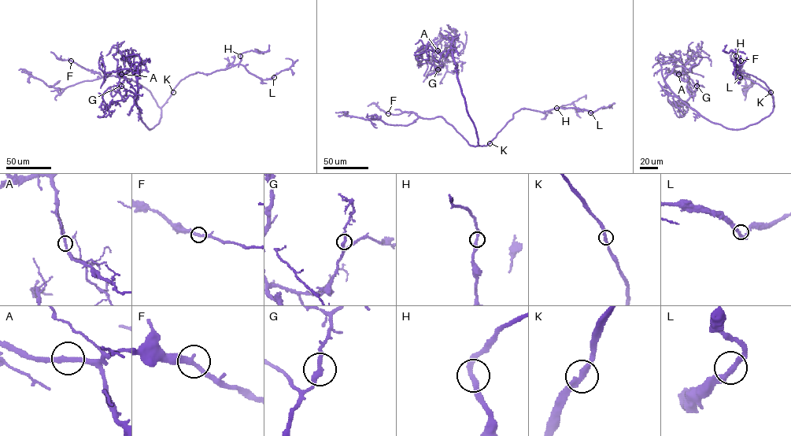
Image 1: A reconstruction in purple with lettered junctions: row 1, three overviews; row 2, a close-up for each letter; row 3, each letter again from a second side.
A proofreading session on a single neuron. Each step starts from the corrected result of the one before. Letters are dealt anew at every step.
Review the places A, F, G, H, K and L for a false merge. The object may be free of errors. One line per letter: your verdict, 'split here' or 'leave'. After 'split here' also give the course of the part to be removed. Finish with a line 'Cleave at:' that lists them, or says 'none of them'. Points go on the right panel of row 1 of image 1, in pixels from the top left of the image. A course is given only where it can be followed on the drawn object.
A: leave
F: leave
G: leave
H: leave
K: leave
L: leave
Cleave at: none of them

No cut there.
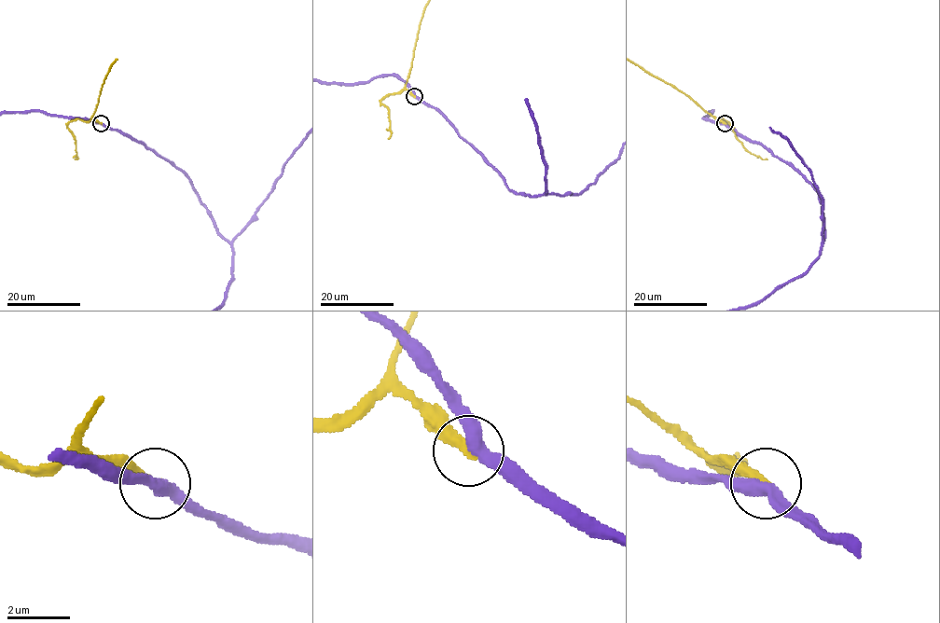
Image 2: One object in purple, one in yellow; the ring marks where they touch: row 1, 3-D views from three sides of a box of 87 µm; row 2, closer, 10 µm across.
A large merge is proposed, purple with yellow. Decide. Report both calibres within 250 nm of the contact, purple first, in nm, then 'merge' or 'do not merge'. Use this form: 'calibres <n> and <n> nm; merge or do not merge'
calibres 400 and 360 nm; do not merge

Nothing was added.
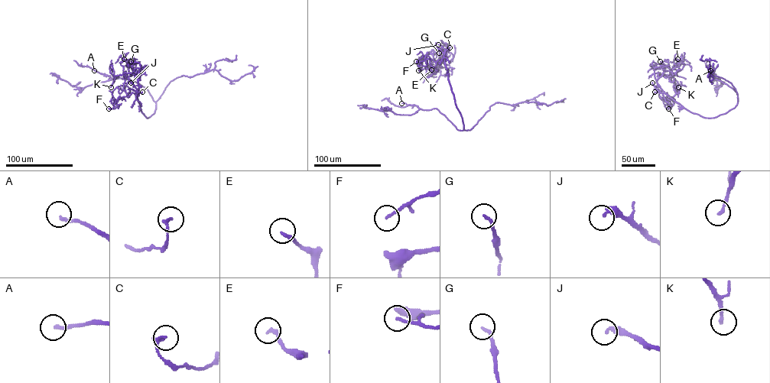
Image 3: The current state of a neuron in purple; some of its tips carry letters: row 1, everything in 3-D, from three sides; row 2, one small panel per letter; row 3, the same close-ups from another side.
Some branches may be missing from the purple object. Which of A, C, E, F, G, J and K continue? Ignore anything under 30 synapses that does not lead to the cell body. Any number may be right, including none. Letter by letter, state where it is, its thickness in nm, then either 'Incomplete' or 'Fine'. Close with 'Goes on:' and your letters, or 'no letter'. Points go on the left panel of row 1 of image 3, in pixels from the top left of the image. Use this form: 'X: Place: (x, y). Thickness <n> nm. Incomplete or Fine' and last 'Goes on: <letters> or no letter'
A: Place: (94, 70). Thickness 190 nm. Incomplete
C: Place: (142, 92). Thickness 160 nm. Fine
E: Place: (124, 59). Thickness 200 nm. Fine
F: Place: (108, 108). Thickness 150 nm. Fine
G: Place: (131, 61). Thickness 160 nm. Fine
J: Place: (131, 82). Thickness 240 nm. Incomplete
K: Place: (111, 87). Thickness 190 nm. Fine
Goes on: A, J

